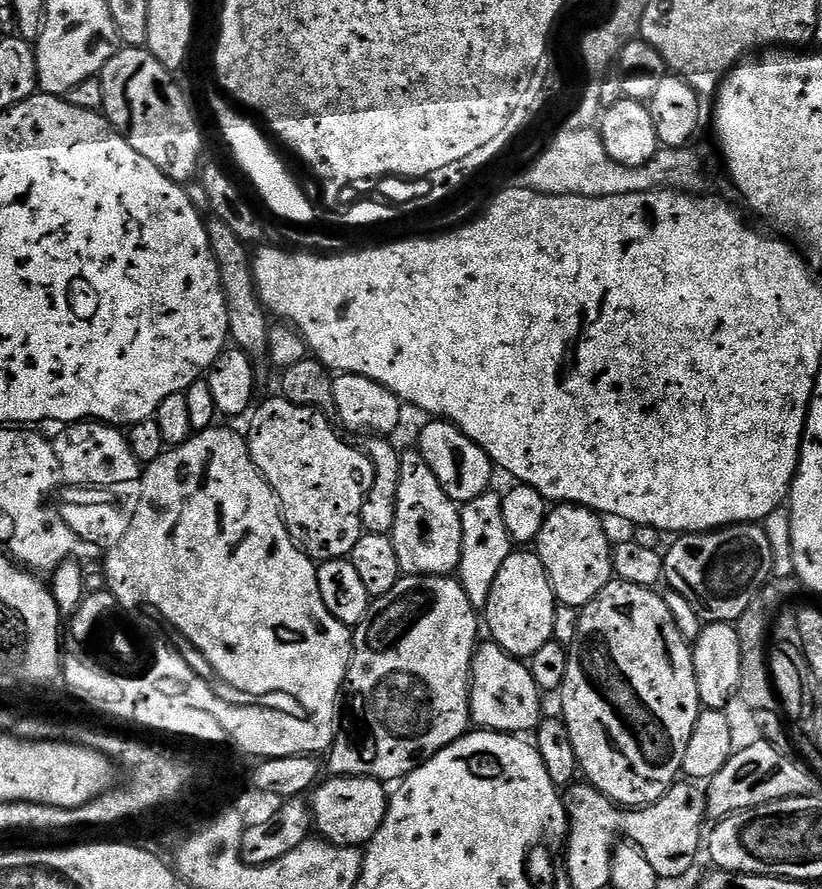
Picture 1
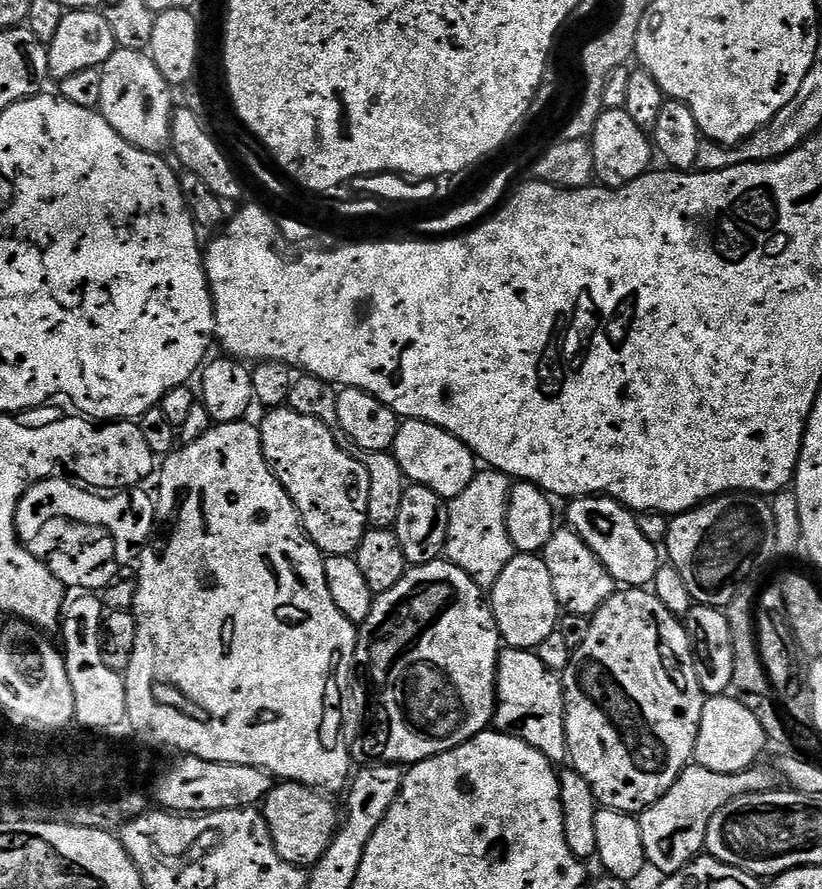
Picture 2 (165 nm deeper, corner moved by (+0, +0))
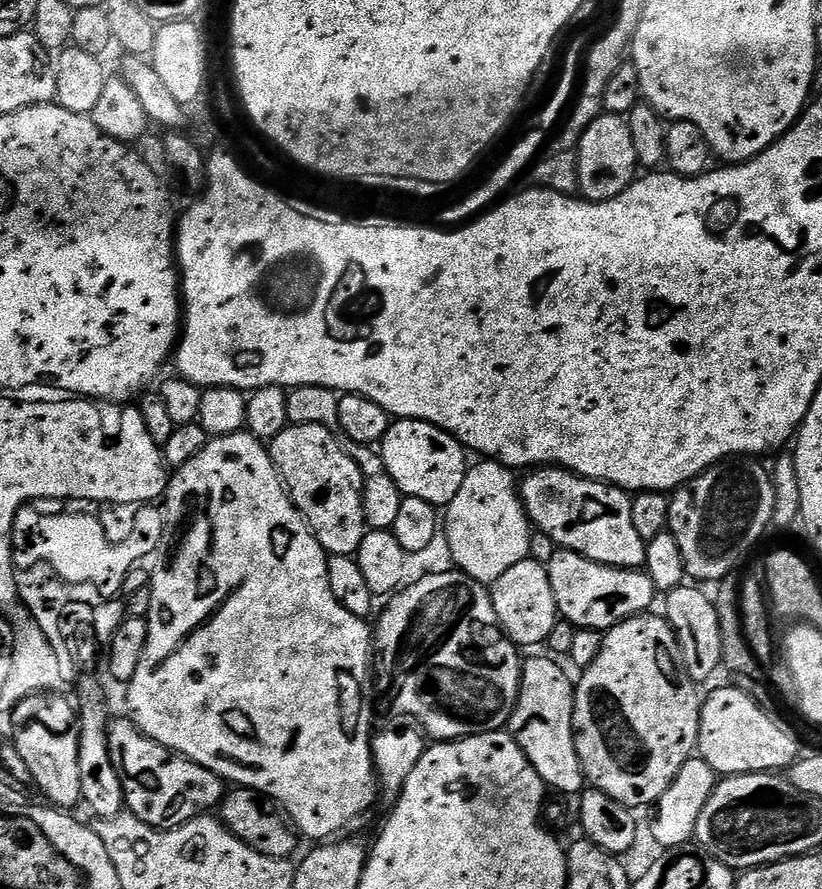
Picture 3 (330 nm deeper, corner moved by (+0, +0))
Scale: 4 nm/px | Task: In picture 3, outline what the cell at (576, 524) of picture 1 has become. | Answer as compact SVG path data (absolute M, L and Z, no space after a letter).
M558 550L546 565L550 590L554 590L556 611L577 629L592 628L601 634L632 616L649 611L652 599L658 596L647 571L631 572L625 566L599 564L582 552Z

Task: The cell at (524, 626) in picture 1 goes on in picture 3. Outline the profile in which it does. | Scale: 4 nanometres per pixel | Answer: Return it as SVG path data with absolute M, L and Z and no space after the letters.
M531 558L518 562L518 566L510 566L510 570L506 570L506 574L498 578L498 582L490 585L490 591L500 629L512 639L513 644L527 650L547 641L550 630L554 630L556 625L558 613L545 565Z

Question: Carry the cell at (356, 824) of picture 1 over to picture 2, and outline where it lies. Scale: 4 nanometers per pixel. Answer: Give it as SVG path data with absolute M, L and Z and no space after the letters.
M280 782L273 786L262 802L264 821L270 830L274 850L282 862L290 862L295 868L311 869L326 854L338 827L338 812L327 795L307 788L305 784Z

